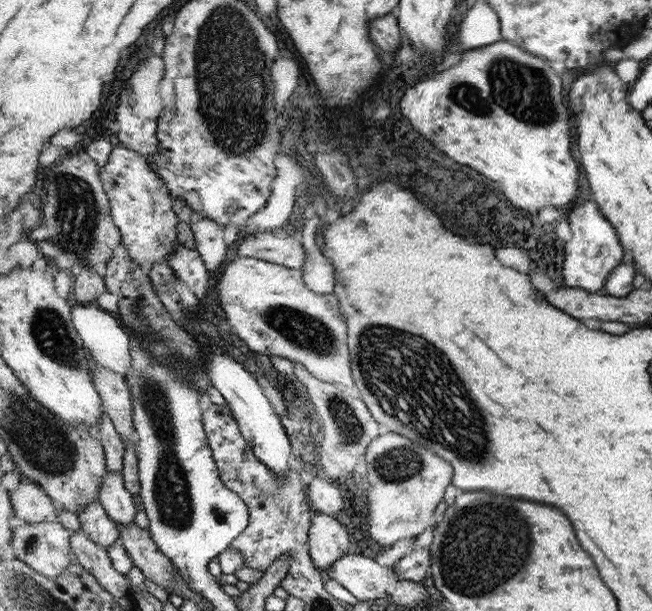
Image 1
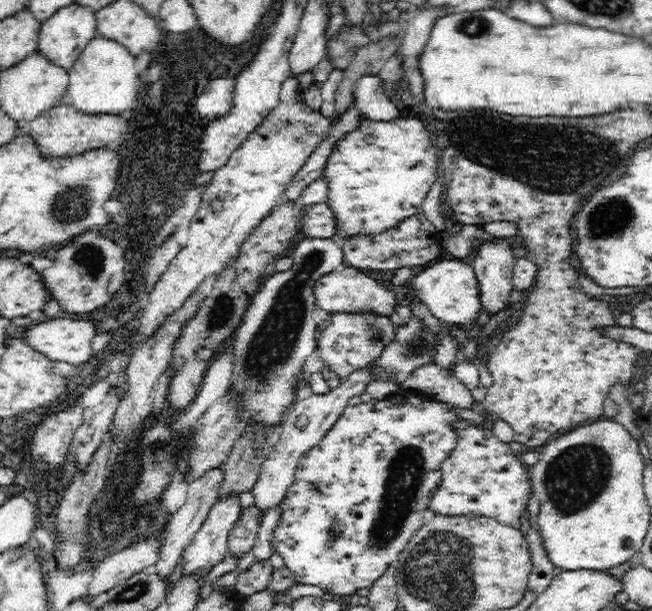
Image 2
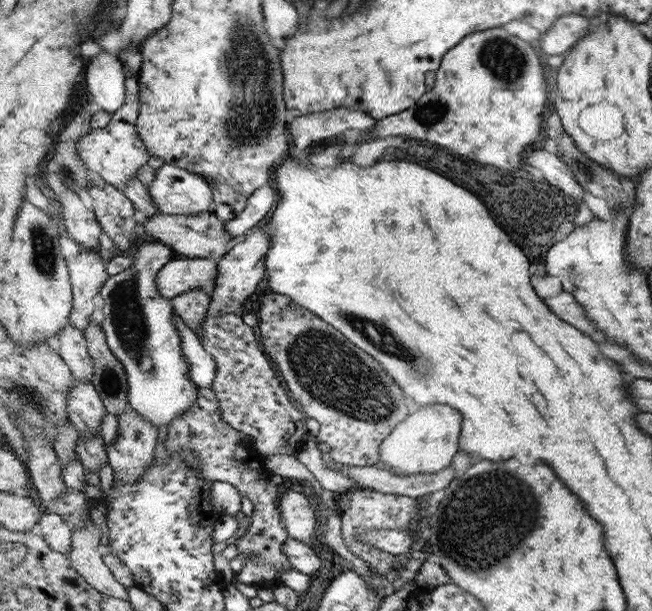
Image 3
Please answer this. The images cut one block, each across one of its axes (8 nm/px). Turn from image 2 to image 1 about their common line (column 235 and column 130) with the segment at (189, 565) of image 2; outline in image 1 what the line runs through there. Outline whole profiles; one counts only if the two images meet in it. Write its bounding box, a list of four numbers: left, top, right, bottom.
[100,470,138,526]

